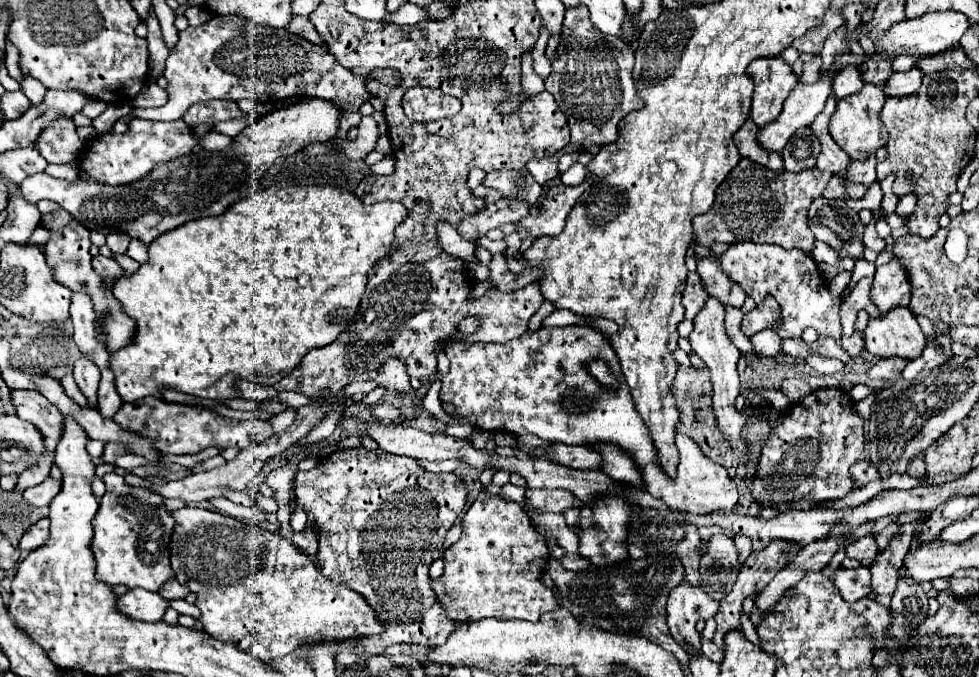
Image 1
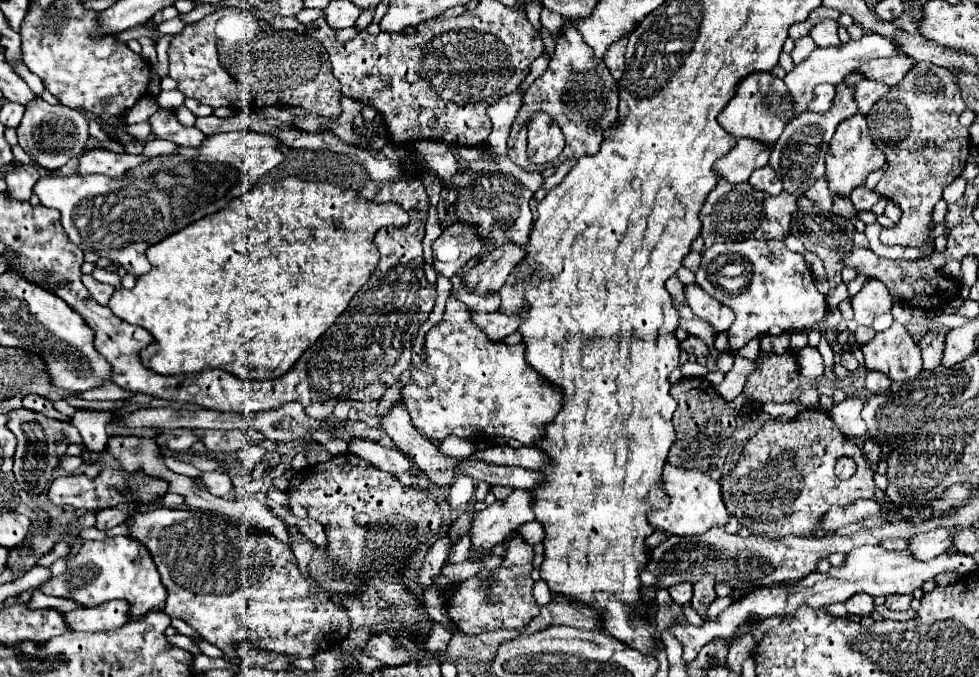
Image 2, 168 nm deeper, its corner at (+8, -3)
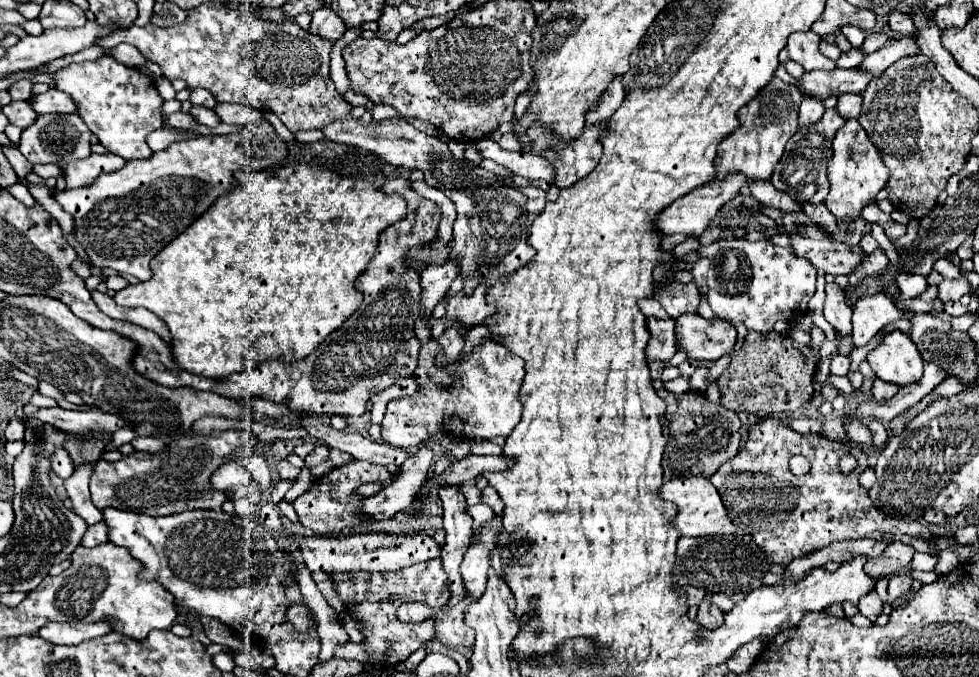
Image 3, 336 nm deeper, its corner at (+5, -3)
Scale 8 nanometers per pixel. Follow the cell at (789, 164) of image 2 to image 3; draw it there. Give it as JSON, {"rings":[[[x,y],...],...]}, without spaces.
{"rings":[[[828,109],[824,113],[824,117],[810,129],[798,129],[794,133],[794,137],[788,141],[786,153],[782,155],[782,161],[776,165],[776,169],[772,173],[772,179],[770,179],[772,185],[784,193],[790,193],[790,197],[794,197],[794,201],[798,201],[800,205],[822,203],[828,195],[826,167],[832,157],[832,137],[834,137],[836,129],[842,127],[842,123],[846,123],[846,121],[842,117],[838,117],[836,109]]]}

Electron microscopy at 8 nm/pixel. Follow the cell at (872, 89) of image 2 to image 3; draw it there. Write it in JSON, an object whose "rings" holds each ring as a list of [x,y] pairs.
{"rings":[[[842,93],[842,95],[838,95],[836,111],[840,113],[840,117],[856,119],[858,113],[860,113],[860,95],[854,95],[854,93]]]}

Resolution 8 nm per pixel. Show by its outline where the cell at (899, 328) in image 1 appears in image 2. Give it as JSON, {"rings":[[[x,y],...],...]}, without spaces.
{"rings":[[[893,323],[887,331],[877,333],[869,343],[861,345],[865,365],[881,371],[893,381],[907,381],[921,373],[921,349],[901,323]]]}

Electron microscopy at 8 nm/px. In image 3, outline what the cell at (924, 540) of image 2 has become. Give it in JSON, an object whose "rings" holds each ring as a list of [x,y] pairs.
{"rings":[[[894,541],[880,555],[870,557],[866,561],[864,573],[868,577],[876,577],[876,579],[892,577],[892,575],[902,573],[904,569],[908,569],[908,565],[912,561],[912,555],[914,555],[914,549],[910,545]]]}

